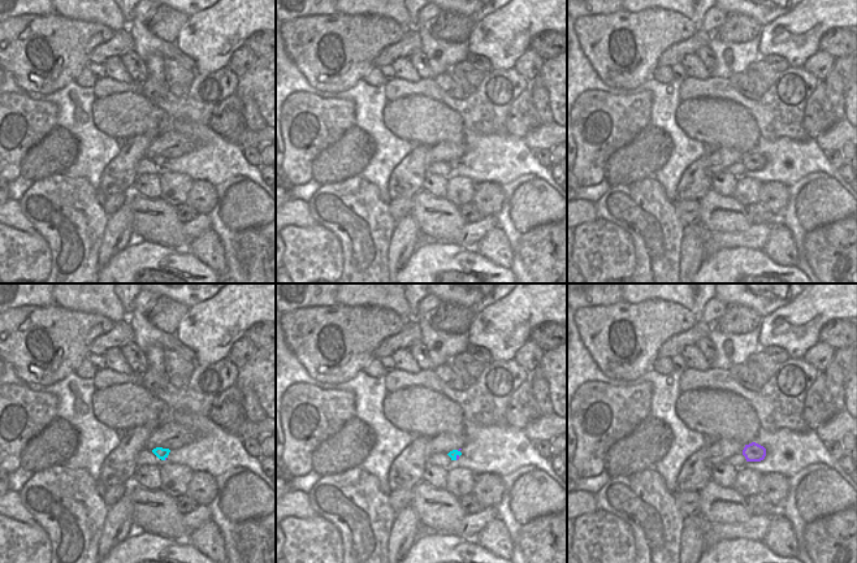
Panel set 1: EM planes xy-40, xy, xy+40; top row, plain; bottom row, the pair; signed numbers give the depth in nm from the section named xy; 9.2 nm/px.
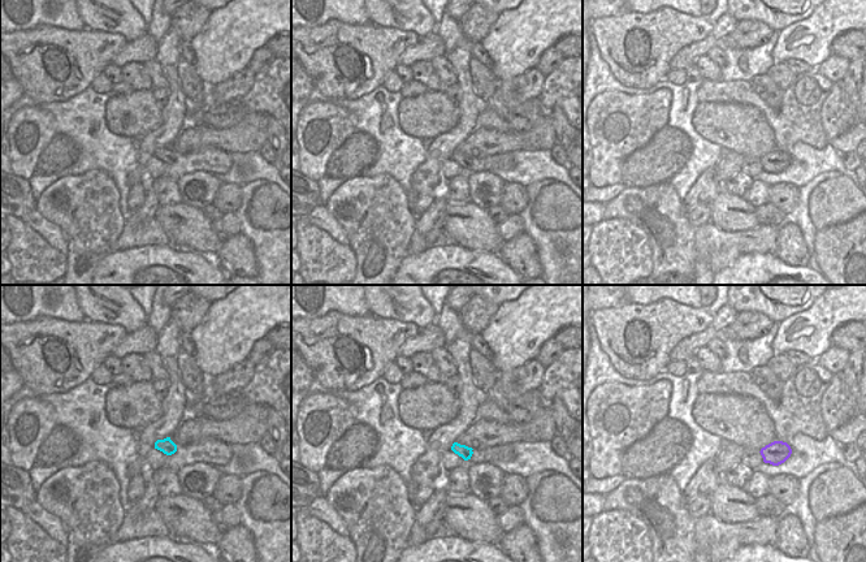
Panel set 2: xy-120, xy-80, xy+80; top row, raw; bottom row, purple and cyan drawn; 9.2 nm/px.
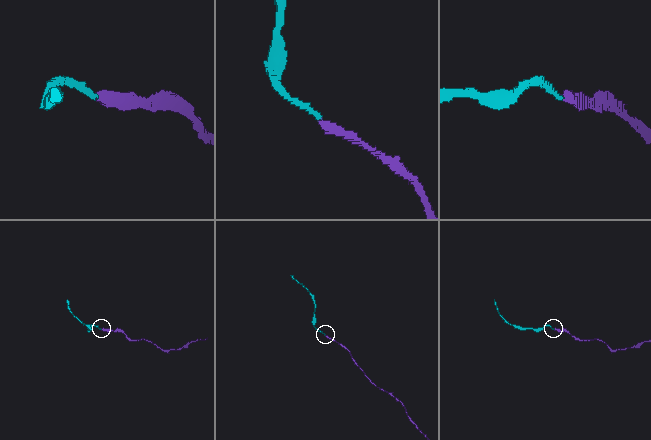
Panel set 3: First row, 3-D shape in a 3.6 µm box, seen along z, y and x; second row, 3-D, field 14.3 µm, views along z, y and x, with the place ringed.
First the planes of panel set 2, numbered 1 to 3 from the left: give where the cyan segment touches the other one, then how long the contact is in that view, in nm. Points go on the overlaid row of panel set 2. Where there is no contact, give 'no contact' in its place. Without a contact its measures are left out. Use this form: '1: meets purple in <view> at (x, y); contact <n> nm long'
1: no contact
2: no contact
3: no contact

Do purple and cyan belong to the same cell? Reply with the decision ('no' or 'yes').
yes

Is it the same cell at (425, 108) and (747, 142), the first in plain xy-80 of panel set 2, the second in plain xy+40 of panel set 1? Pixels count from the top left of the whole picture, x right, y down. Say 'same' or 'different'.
same

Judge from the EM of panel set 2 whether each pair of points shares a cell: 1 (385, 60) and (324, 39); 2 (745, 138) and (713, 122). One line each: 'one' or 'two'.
1: one
2: one

